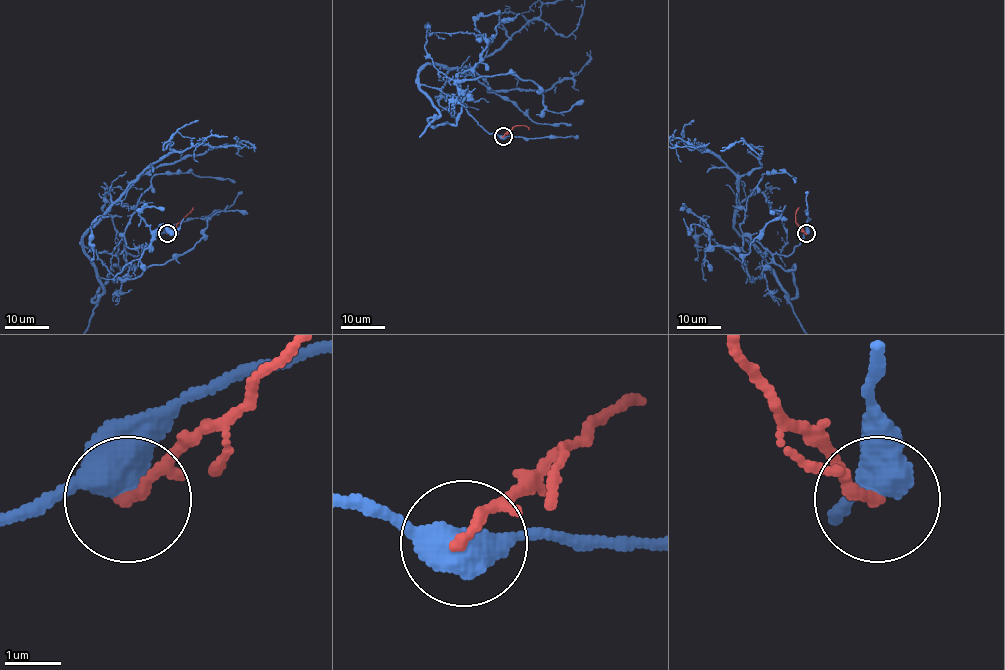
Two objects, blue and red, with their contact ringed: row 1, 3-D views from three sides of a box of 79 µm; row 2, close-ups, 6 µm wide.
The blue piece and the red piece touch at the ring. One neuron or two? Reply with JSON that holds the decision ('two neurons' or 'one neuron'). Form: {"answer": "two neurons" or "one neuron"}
{"answer": "two neurons"}

